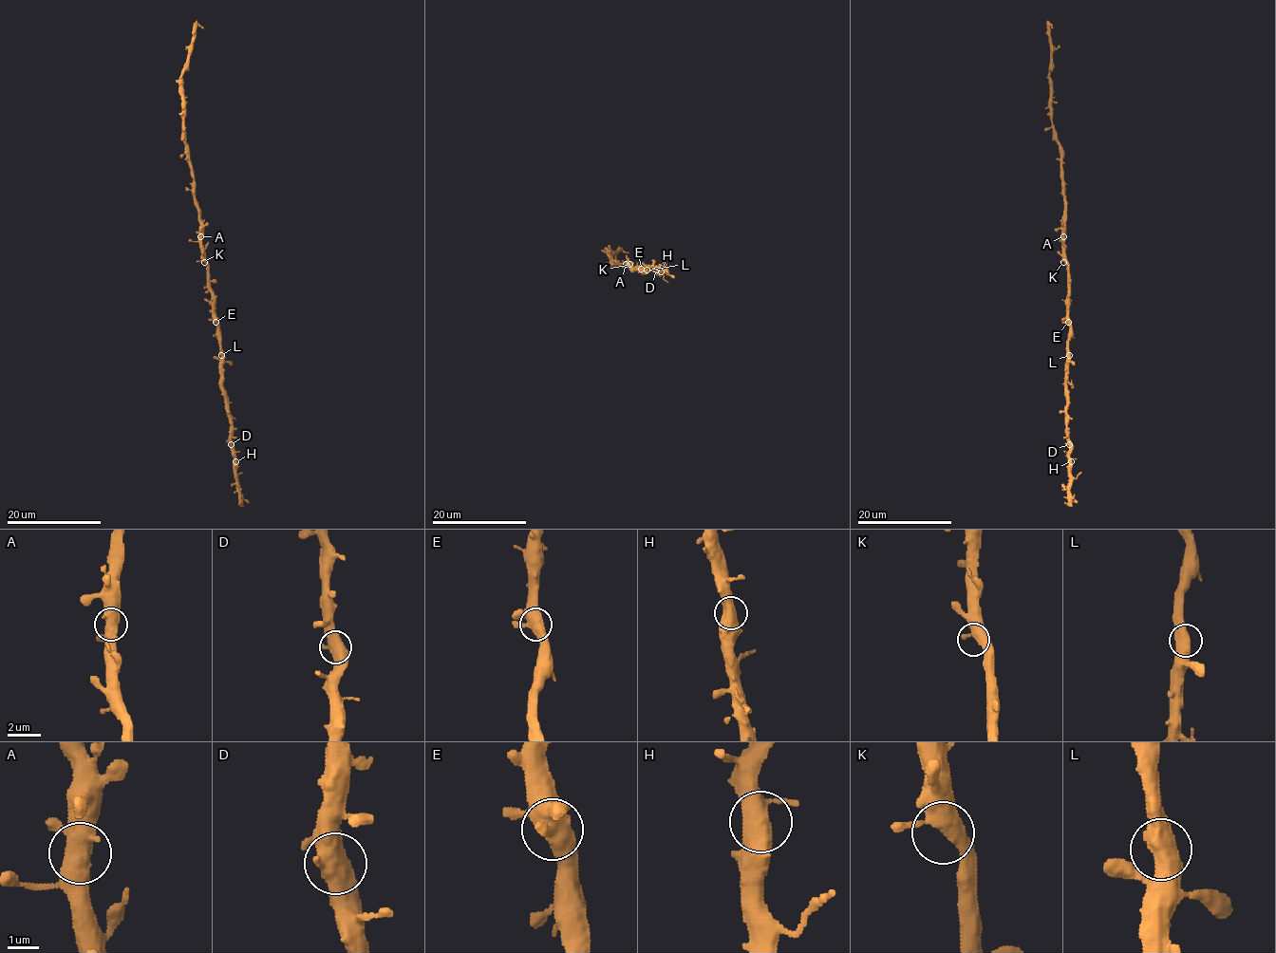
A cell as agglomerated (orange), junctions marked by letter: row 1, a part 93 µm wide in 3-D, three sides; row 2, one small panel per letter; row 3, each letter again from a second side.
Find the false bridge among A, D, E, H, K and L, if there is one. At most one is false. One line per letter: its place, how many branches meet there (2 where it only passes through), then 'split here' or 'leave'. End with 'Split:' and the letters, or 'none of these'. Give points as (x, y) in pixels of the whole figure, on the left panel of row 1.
A: at (200, 236); 3 branches meet; leave
D: at (231, 444); 3 branches meet; leave
E: at (215, 322); 3 branches meet; leave
H: at (235, 461); 3 branches meet; leave
K: at (204, 262); 3 branches meet; leave
L: at (221, 355); 3 branches meet; leave
Split: none of these

